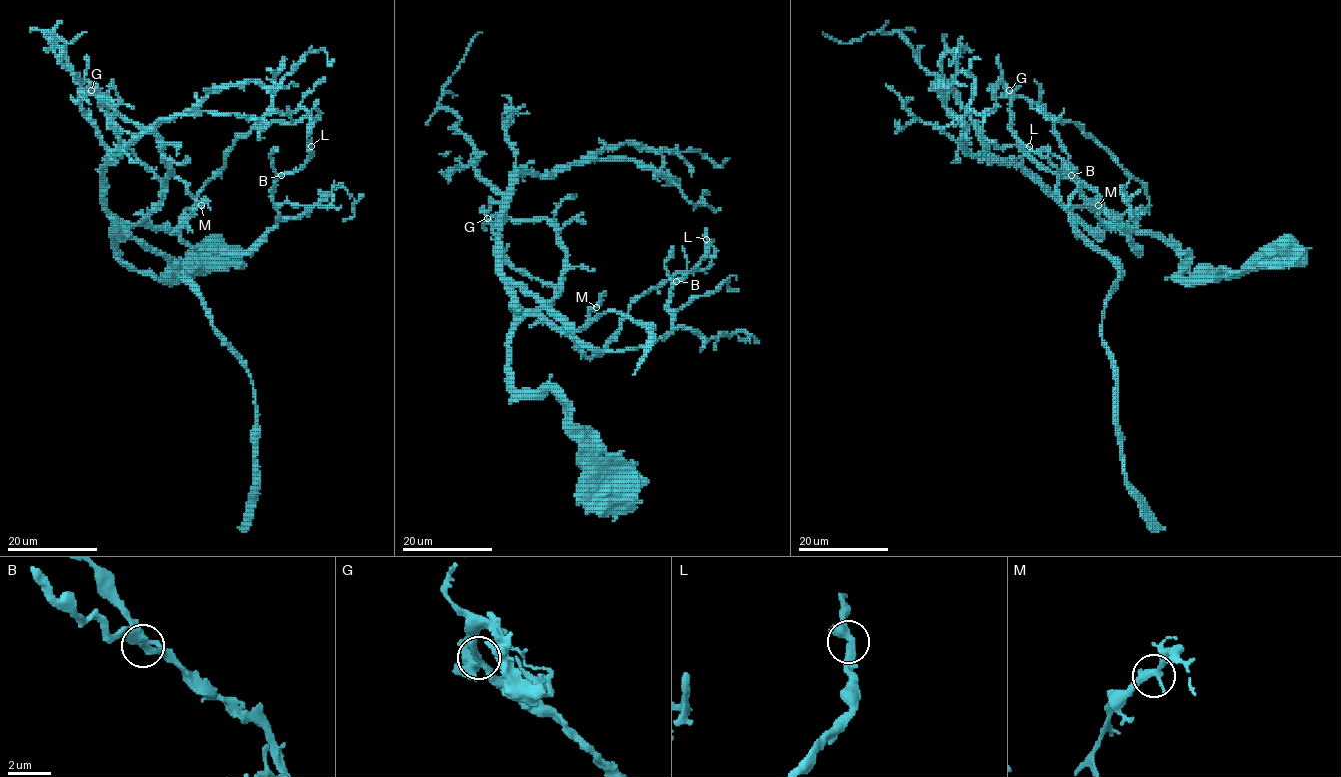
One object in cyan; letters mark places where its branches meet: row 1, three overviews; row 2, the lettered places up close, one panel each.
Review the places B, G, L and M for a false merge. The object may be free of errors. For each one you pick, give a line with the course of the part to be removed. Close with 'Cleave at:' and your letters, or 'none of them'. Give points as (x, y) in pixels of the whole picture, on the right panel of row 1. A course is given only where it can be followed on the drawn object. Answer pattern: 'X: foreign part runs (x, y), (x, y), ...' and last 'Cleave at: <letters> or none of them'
Cleave at: none of them

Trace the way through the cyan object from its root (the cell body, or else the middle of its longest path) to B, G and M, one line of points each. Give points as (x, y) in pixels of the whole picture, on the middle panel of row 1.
B: (607, 489), (564, 402), (512, 396), (513, 328), (540, 315), (589, 349), (643, 348), (673, 329), (676, 280)
G: (607, 489), (564, 402), (550, 390), (512, 396), (513, 328), (557, 288), (506, 264), (487, 219)
M: (607, 489), (569, 408), (550, 390), (511, 390), (521, 320), (546, 316), (574, 333), (596, 307)

